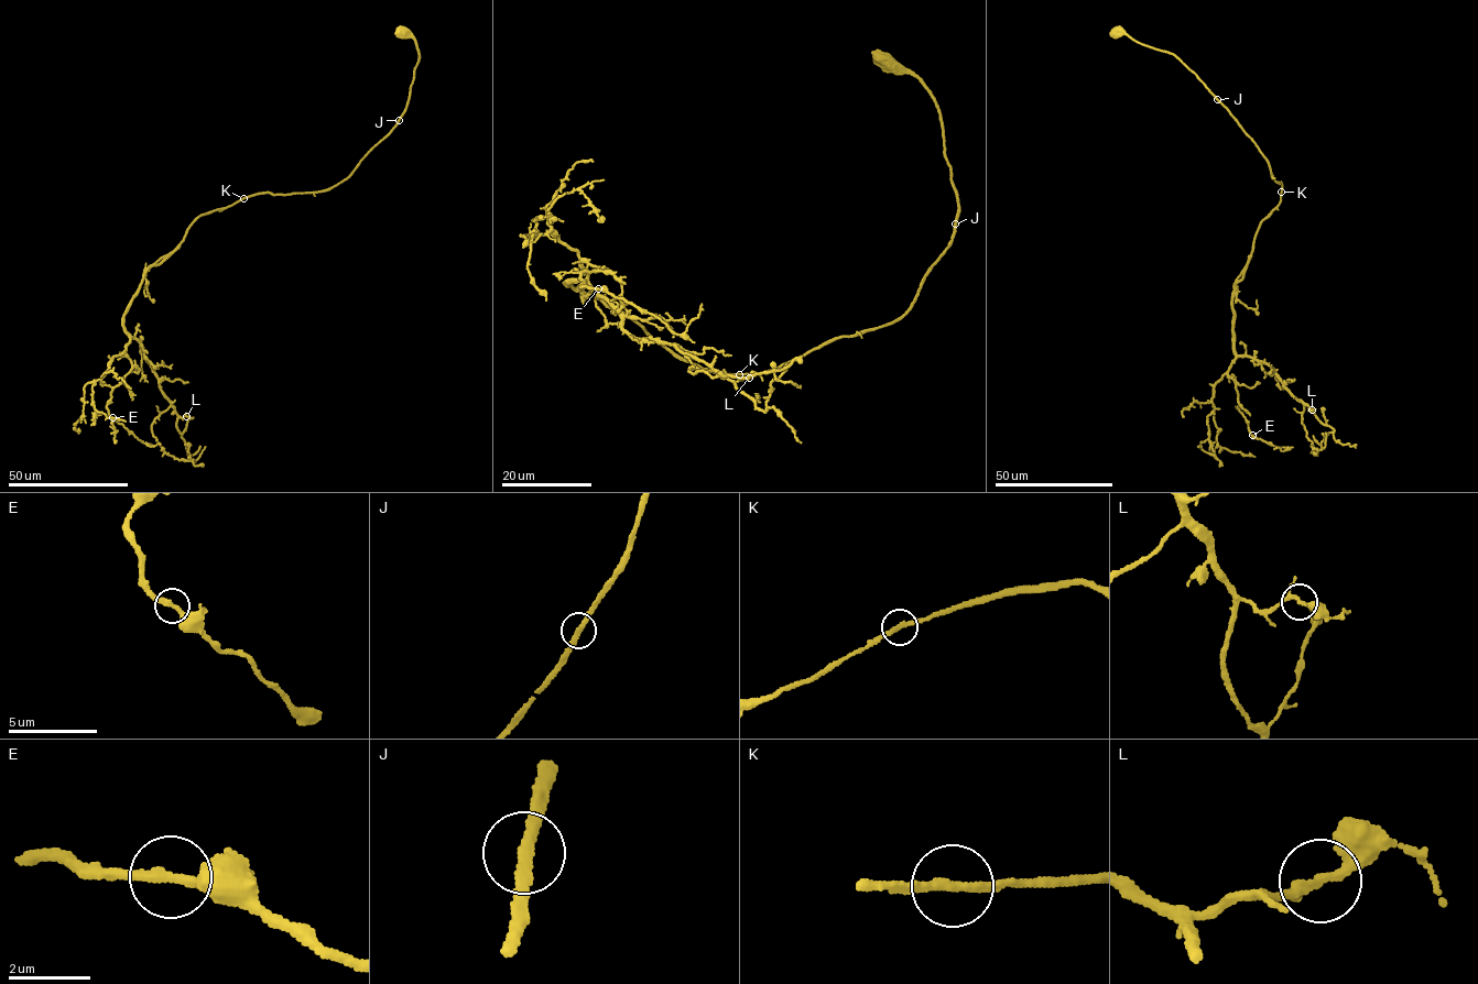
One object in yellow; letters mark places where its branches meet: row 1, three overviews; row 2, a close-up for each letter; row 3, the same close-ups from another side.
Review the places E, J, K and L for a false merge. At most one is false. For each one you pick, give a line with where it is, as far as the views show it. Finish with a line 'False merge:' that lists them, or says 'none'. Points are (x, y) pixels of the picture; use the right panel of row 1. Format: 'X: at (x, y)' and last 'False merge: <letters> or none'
False merge: none

